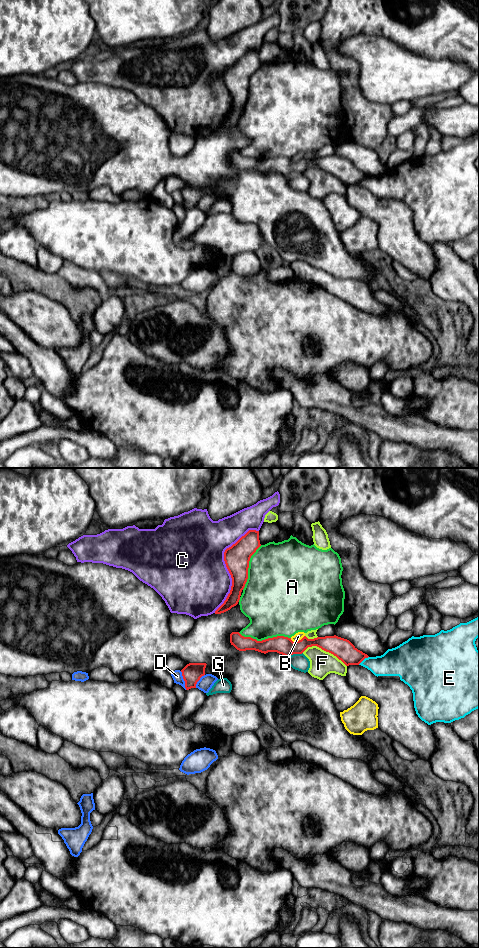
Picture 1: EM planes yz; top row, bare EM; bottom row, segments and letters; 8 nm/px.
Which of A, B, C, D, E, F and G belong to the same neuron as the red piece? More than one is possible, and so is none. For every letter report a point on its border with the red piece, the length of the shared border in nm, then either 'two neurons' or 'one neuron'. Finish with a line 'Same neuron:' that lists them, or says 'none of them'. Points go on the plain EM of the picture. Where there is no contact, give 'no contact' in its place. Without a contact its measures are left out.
A: meets red in yz at (264, 160); contact 420 nm long; two neurons
B: meets red in yz at (297, 161); contact 120 nm long; two neurons
C: meets red in yz at (226, 85); contact 750 nm long; two neurons
D: meets red in yz at (184, 200); contact 160 nm long; two neurons
E: meets red in yz at (363, 179); contact 110 nm long; two neurons
F: meets red in yz at (324, 170); contact 380 nm long; two neurons
G: meets red in yz at (295, 173); contact 130 nm long; two neurons
Same neuron: none of them

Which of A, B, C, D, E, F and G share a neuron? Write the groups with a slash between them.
A / B / C / D / E / F / G

